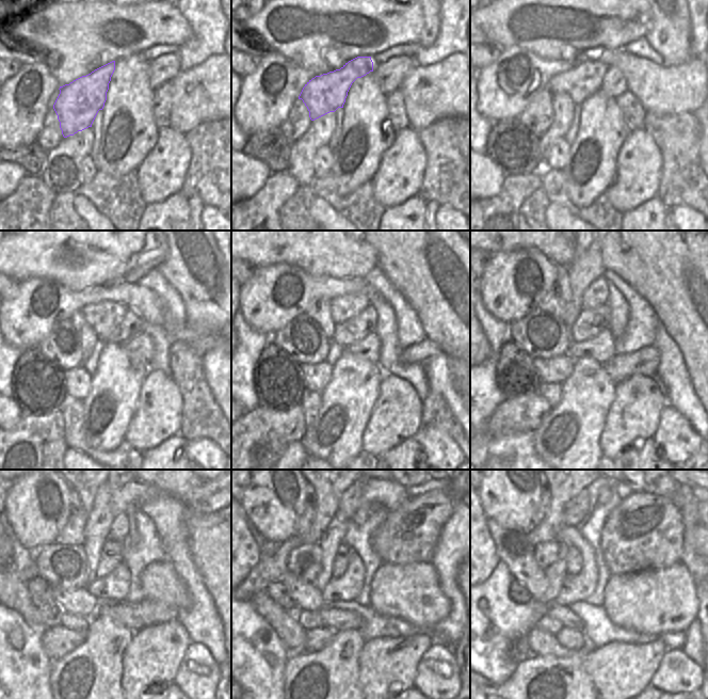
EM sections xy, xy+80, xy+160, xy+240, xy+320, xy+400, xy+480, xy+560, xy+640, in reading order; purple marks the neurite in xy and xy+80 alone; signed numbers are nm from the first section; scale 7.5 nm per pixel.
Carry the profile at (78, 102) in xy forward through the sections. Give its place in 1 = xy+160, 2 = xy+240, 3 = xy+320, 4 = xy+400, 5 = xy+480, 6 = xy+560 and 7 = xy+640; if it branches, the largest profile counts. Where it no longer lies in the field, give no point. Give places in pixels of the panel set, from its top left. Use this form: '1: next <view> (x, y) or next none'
1: next xy+160 (581, 81)
2: next xy+240 (103, 317)
3: next xy+320 (343, 307)
4: next xy+400 (596, 295)
5: next xy+480 (118, 531)
6: next xy+560 (359, 518)
7: next xy+640 (606, 493)

